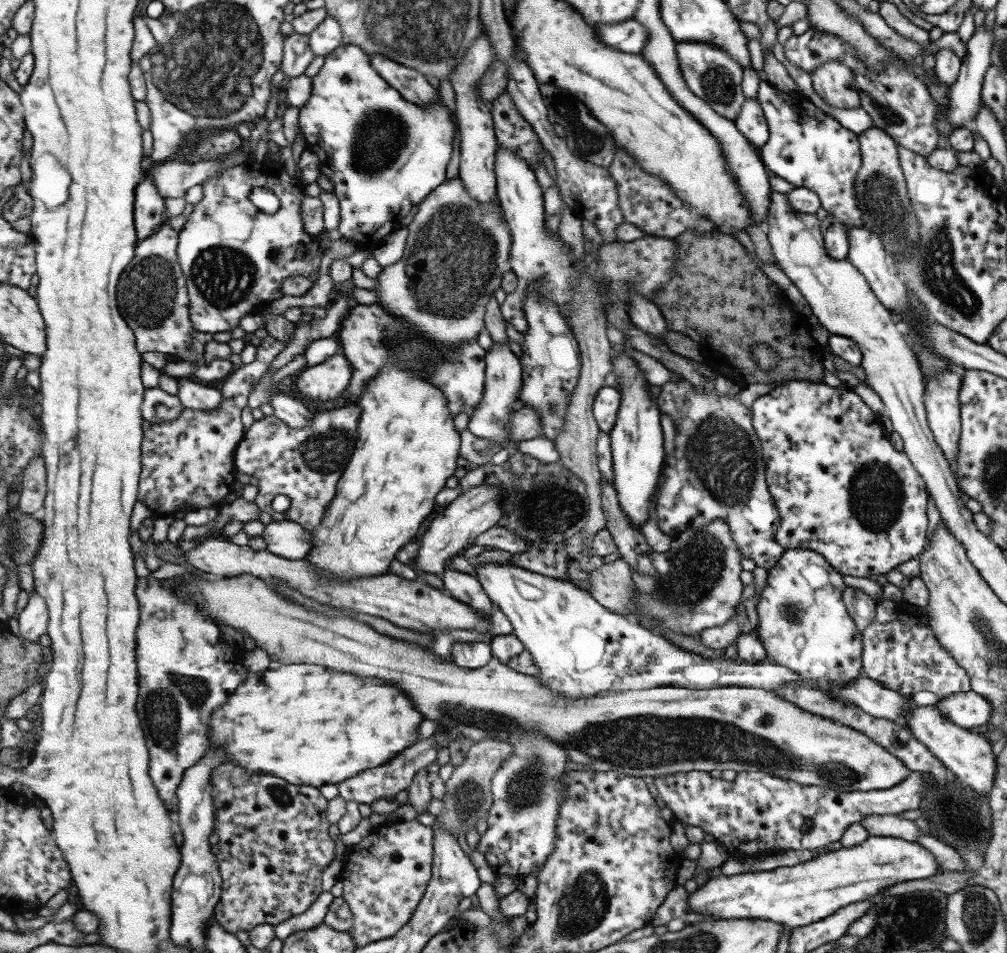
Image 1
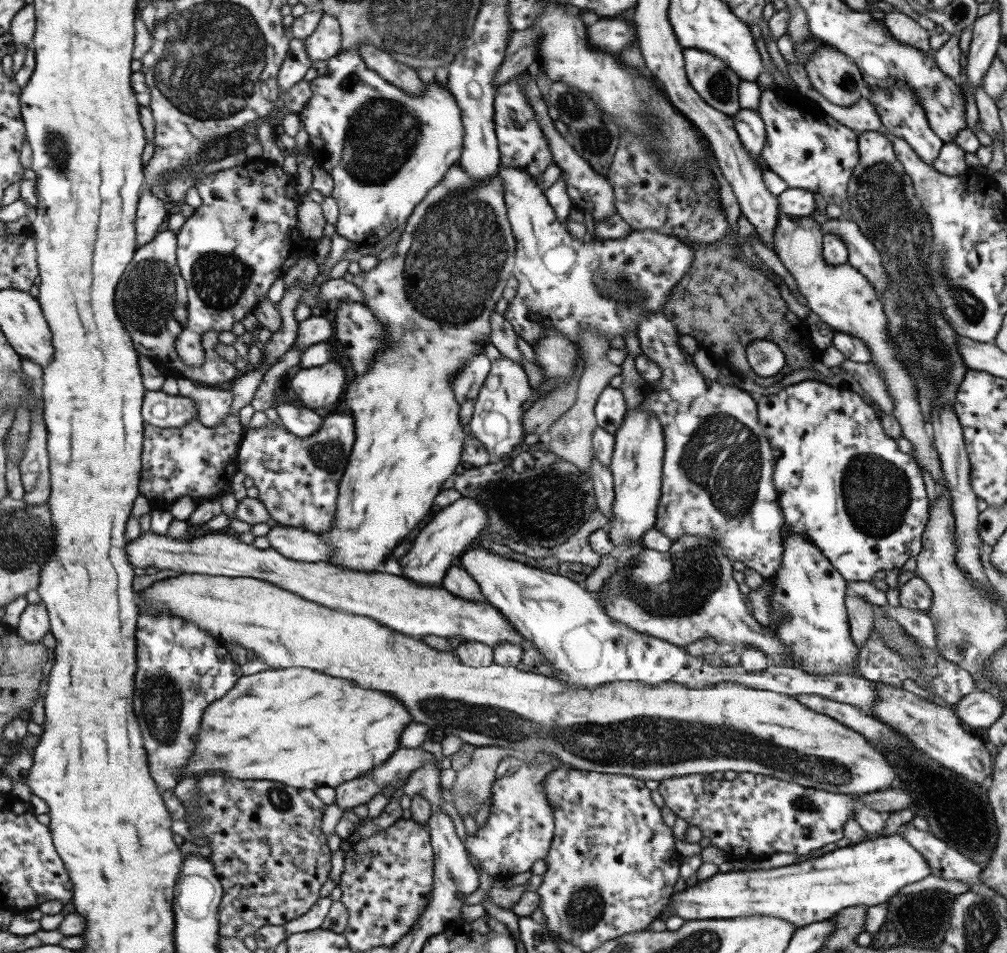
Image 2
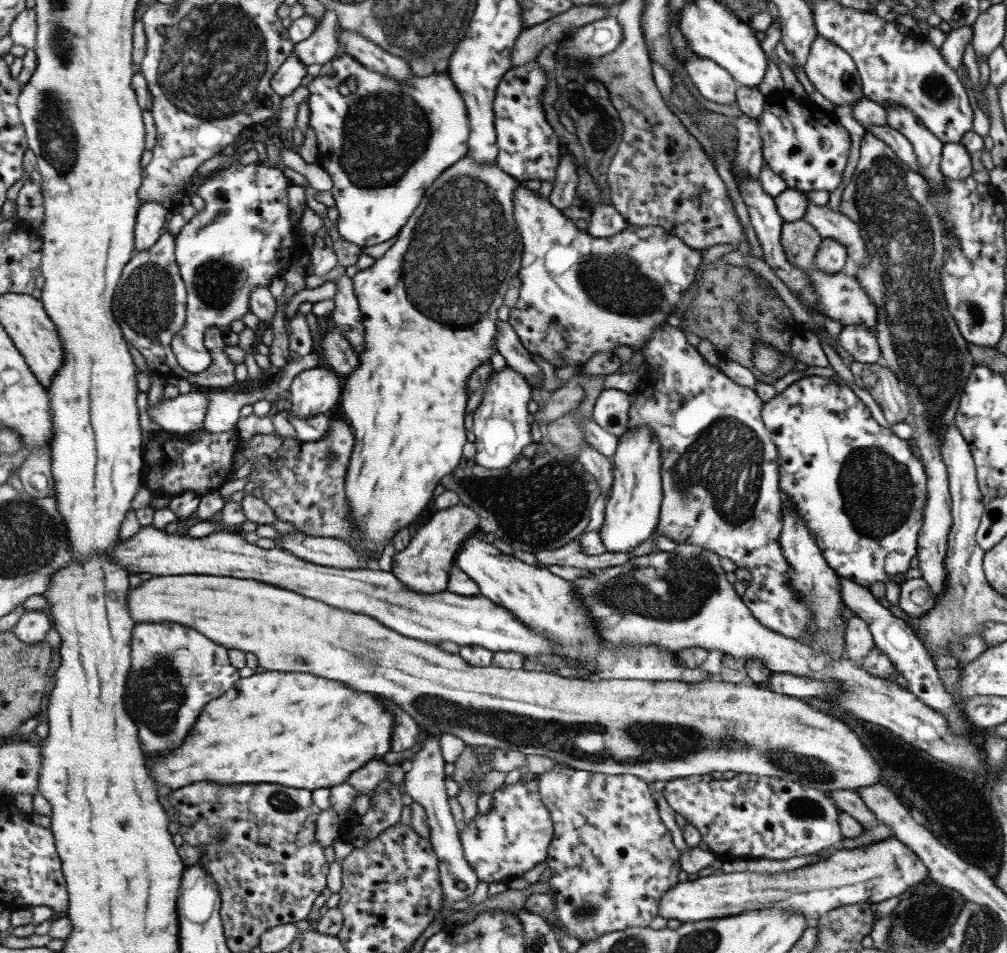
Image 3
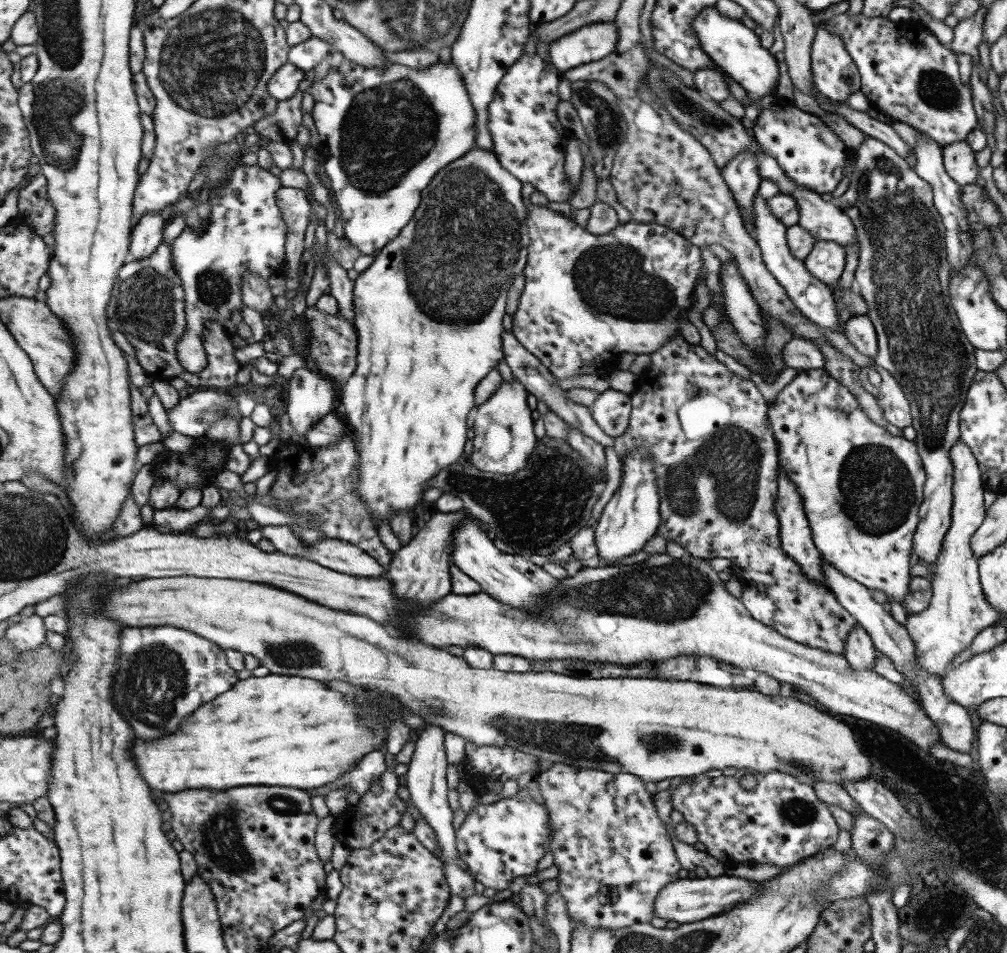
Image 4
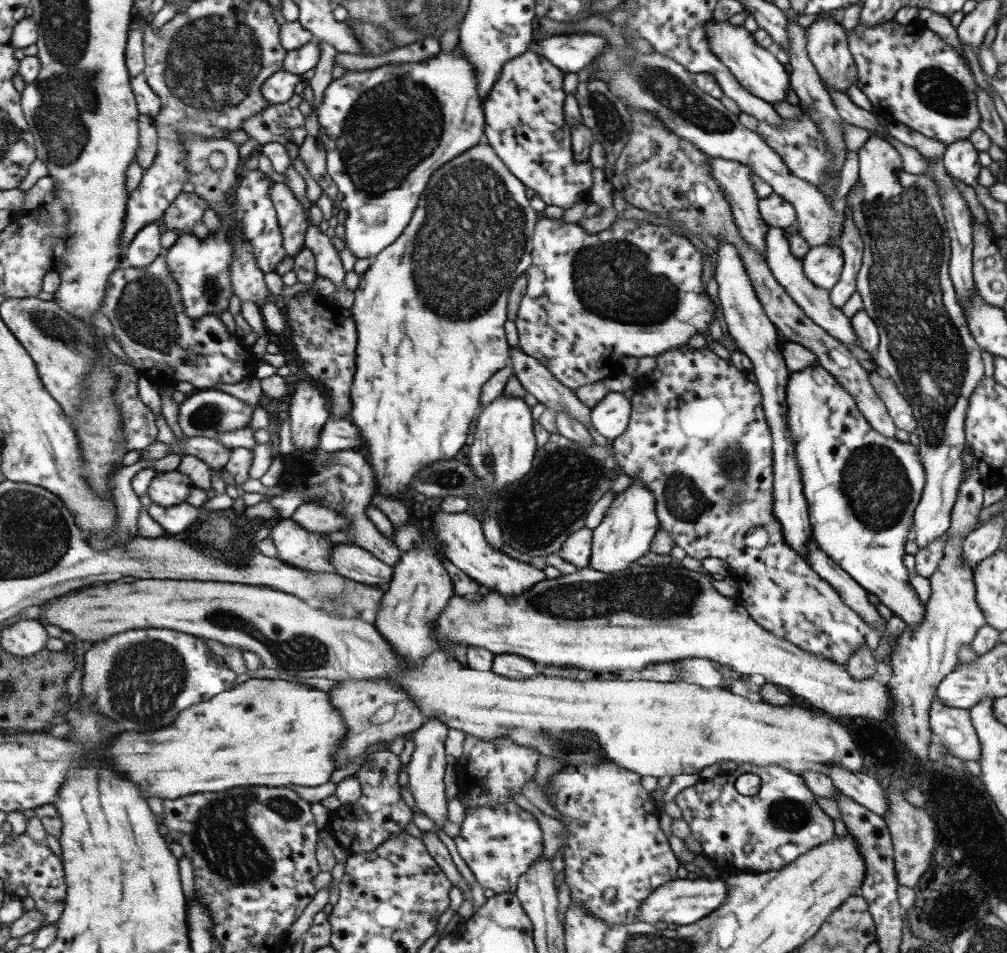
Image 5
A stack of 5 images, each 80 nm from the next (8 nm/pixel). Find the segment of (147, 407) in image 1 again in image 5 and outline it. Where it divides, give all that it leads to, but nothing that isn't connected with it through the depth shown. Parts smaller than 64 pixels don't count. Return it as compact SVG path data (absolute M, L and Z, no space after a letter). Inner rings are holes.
M205 389L195 391L194 394L186 396L180 403L179 425L187 437L209 437L217 440L219 432L231 432L239 428L252 428L253 414L256 407L251 407L243 400L221 392L216 389Z

